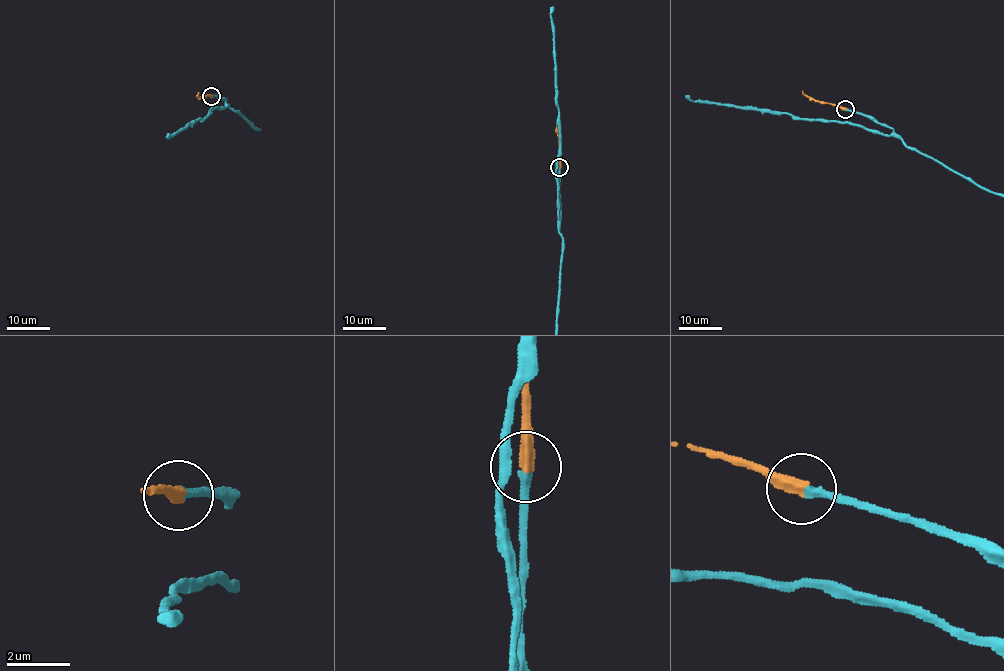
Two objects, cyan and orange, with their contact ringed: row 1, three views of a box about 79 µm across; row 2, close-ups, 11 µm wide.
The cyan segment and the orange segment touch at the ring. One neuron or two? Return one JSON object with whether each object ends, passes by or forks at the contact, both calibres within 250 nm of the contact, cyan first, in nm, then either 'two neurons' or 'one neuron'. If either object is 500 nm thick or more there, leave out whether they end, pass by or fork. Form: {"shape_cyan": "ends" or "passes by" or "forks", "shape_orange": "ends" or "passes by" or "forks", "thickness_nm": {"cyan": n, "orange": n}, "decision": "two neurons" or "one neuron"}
{"shape_cyan": "ends", "shape_orange": "ends", "thickness_nm": {"cyan": 240, "orange": 400}, "decision": "one neuron"}

